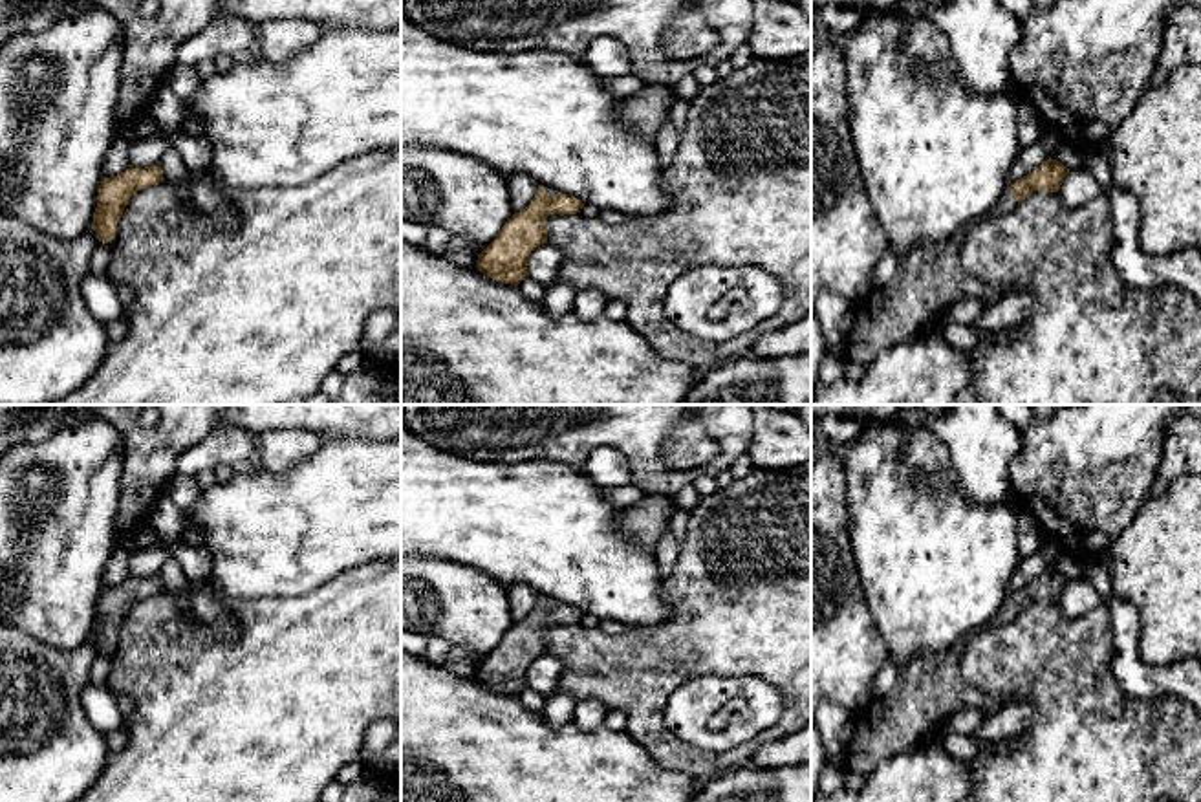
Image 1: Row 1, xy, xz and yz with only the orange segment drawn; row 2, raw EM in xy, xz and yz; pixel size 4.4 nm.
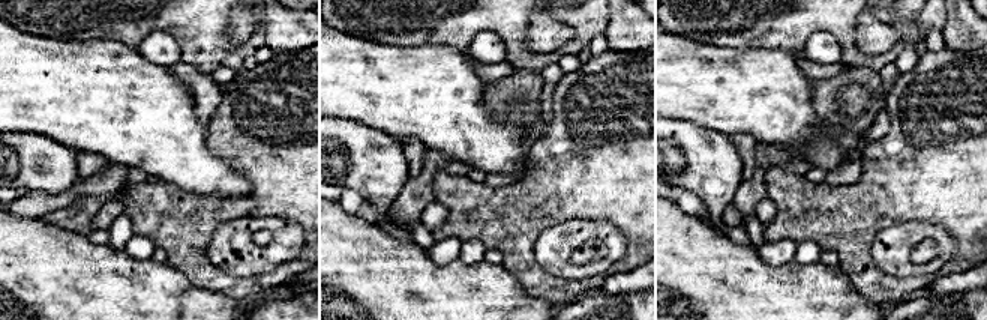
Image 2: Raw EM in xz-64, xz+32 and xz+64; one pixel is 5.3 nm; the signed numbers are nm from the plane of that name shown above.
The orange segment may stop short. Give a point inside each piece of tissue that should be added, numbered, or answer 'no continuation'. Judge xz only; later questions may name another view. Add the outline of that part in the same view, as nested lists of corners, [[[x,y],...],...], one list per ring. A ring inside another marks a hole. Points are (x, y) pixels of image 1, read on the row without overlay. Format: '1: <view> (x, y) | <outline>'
no continuation

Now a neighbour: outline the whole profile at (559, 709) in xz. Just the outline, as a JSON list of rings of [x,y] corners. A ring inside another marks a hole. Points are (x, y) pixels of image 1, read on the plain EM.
[[[557,690],[553,692],[540,714],[547,725],[564,725],[573,720],[577,698],[571,692]]]

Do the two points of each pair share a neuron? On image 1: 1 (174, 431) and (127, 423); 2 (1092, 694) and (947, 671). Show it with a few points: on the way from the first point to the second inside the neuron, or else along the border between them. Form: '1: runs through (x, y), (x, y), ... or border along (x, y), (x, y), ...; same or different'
1: runs through (163, 434), (138, 434); same
2: border along (963, 643), (962, 676), (982, 693), (996, 696); different

